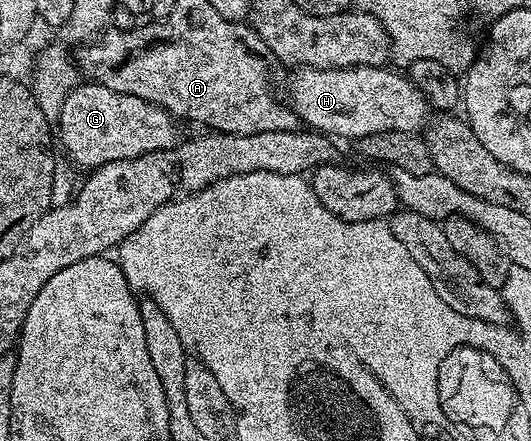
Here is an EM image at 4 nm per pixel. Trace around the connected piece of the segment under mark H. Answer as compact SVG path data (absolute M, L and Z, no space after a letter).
M388 66L380 67L297 67L293 80L289 83L288 106L297 114L298 120L306 128L324 133L338 140L356 141L368 134L384 133L387 130L420 132L426 126L427 104L419 89L408 81L400 83L396 70L388 71Z

